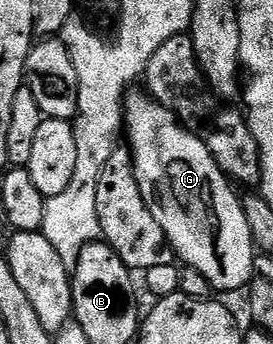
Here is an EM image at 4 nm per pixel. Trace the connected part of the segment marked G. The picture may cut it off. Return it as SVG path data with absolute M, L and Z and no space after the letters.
M130 93L123 103L123 122L127 127L127 145L133 156L133 167L137 176L139 190L143 196L143 200L147 204L147 208L151 208L151 216L155 216L155 220L159 224L159 228L163 228L165 238L173 245L173 253L178 259L182 258L185 266L195 268L199 272L203 272L203 276L207 276L207 280L211 280L214 291L221 290L241 290L244 291L248 287L249 282L253 278L253 260L255 257L255 247L253 237L251 236L251 228L247 228L247 216L241 207L241 198L232 190L230 179L226 178L225 173L219 168L219 164L213 158L212 152L209 151L209 145L206 144L200 133L194 132L184 125L180 118L170 107L154 102L148 93L141 94Z

